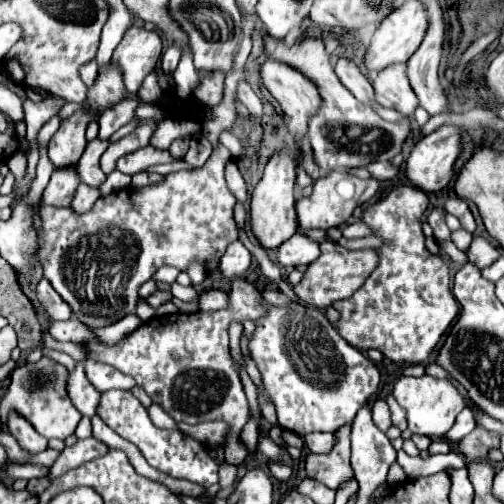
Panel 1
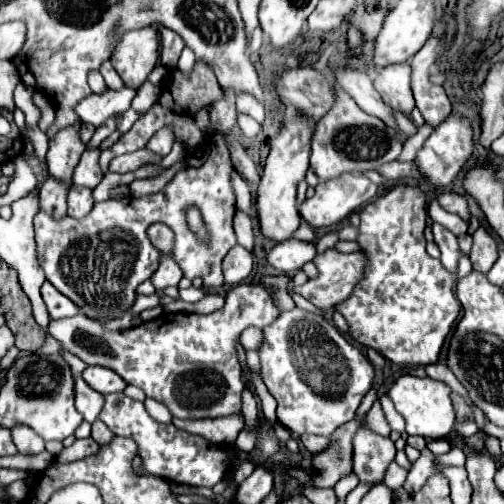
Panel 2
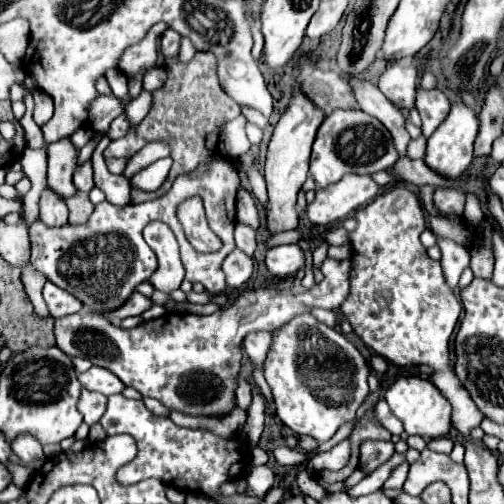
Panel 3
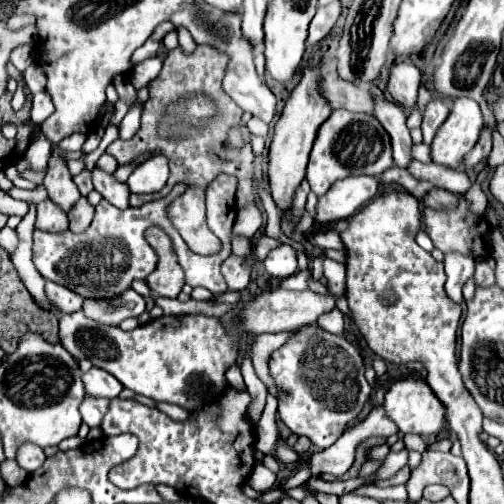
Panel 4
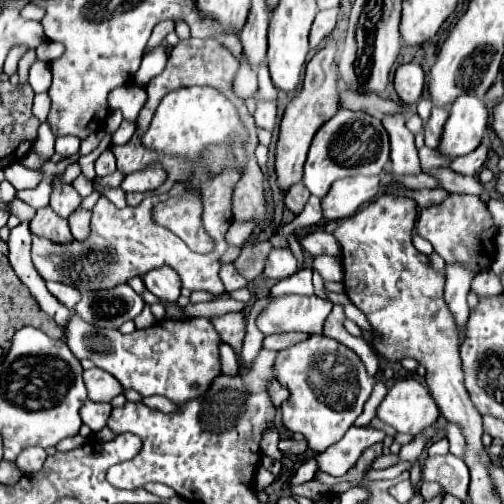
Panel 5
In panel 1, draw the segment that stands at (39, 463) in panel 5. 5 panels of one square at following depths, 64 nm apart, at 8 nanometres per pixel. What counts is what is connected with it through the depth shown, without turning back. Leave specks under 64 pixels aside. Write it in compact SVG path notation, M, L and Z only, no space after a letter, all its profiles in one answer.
M12 412L12 416L8 416L8 430L26 452L38 454L38 452L46 450L48 440L44 436L40 436L22 416L16 416L14 412Z

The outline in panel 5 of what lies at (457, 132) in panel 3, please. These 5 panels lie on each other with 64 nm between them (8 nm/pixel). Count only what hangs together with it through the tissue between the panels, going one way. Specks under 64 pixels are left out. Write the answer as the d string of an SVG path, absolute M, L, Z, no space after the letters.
M460 96L452 108L444 126L440 150L450 158L464 156L480 146L488 126L488 106L478 96Z

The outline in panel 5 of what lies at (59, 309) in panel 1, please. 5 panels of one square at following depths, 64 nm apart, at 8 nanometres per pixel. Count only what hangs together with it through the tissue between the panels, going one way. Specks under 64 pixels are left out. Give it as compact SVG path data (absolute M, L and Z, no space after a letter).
M46 282L48 290L52 292L52 296L56 296L64 306L68 306L70 310L74 310L76 302L80 300L80 290L74 286L66 286L62 282Z

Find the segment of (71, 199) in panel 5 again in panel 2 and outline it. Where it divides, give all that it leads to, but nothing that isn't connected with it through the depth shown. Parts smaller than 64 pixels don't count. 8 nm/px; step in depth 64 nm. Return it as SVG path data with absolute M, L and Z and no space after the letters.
M76 124L76 128L64 128L56 140L50 140L46 154L50 176L66 186L72 186L72 172L84 152L84 144L78 138L78 128L80 124Z

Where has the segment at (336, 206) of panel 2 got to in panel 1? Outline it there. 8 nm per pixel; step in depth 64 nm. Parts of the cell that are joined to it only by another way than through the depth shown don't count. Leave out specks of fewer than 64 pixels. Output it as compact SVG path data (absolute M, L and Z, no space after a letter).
M344 170L332 172L332 174L324 176L324 178L318 178L314 182L312 196L300 198L296 202L296 214L298 214L300 228L322 228L322 230L328 230L332 226L344 224L352 216L354 208L362 206L364 202L368 202L376 194L378 186L380 186L378 180L372 180L372 178L370 180L362 180L362 178L358 178L354 174L348 174Z

